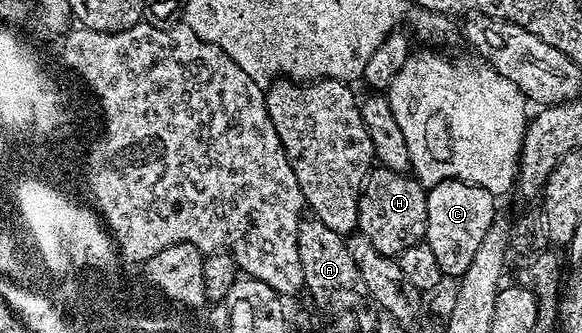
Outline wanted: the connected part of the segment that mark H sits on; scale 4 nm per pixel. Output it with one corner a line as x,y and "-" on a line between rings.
383,167
377,168
377,173
374,171
367,174
367,178
362,185
362,192
359,194
360,198
360,220
358,222
359,232
364,233
367,239
370,239
370,243
374,245
374,250
380,252
384,256
390,258
398,258
400,254
406,251
407,248
414,247
415,244
423,242
425,240
424,232
426,231
426,223
428,222
428,195
425,186
421,182
417,181
415,176
405,175
404,173
395,173
393,170

